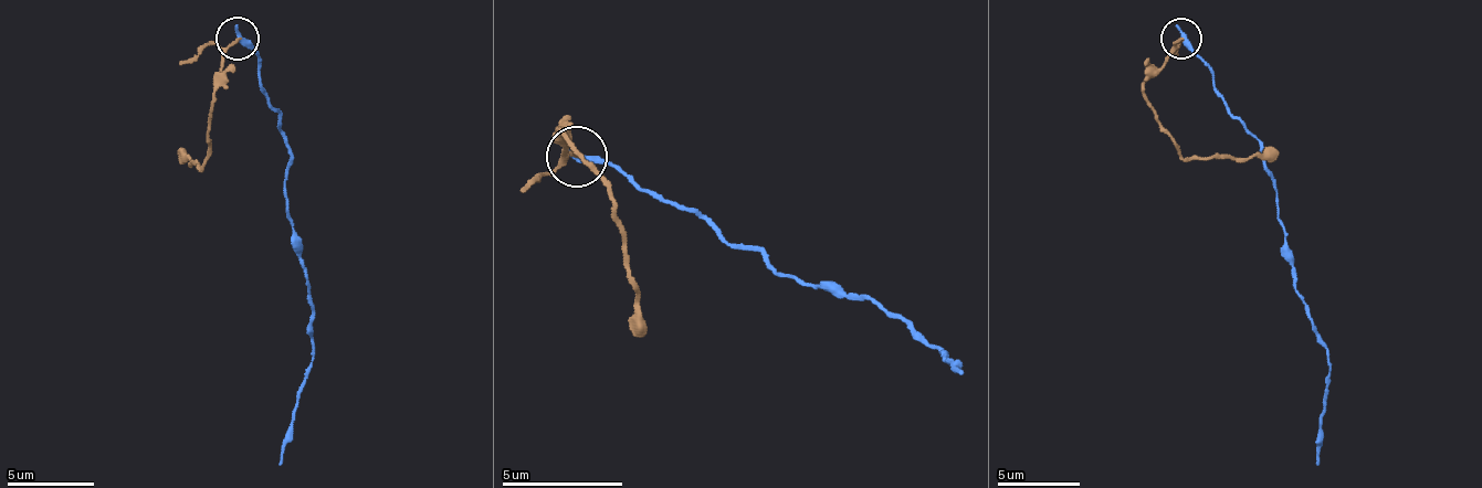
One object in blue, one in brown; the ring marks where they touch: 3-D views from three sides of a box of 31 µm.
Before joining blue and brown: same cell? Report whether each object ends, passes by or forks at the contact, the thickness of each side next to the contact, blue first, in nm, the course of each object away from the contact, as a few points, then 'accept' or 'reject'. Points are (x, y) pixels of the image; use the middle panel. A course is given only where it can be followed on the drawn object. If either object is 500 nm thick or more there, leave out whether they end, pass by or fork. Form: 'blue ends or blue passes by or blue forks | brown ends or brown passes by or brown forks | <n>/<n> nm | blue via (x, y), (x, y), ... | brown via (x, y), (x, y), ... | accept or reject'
blue ends | brown ends | 340/150 nm | blue via (578, 158), (655, 194), (733, 246), (831, 287), (907, 326), (931, 348), (948, 352), (959, 375) | brown via (578, 158), (568, 151), (556, 131), (587, 163), (616, 203), (638, 333) | reject

